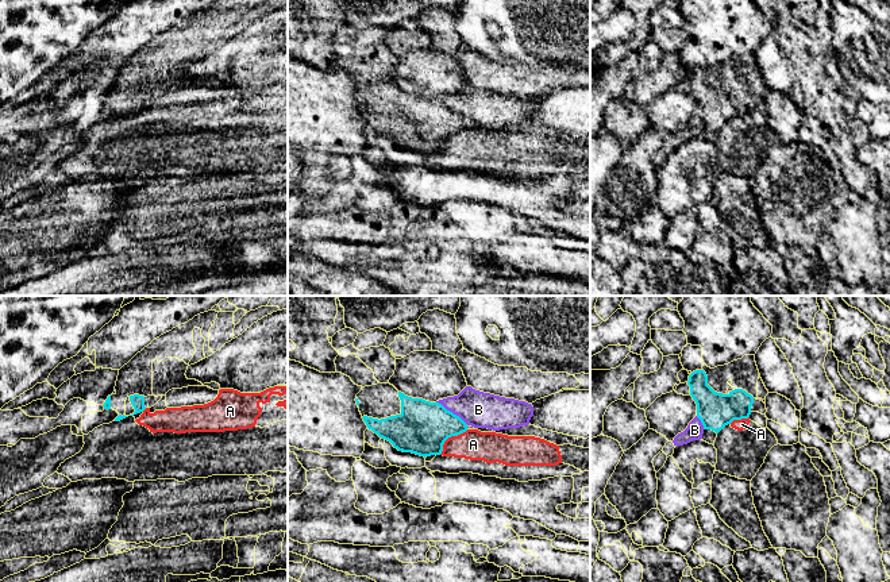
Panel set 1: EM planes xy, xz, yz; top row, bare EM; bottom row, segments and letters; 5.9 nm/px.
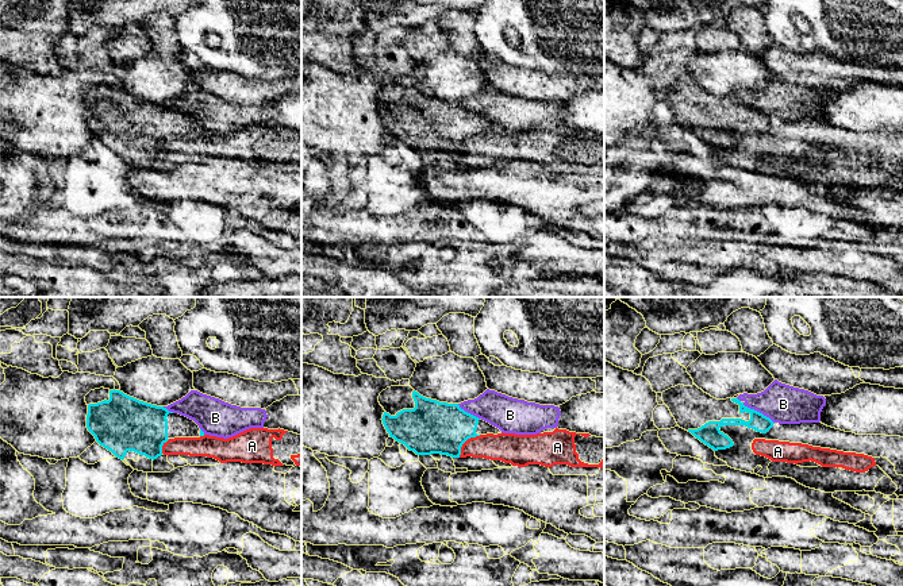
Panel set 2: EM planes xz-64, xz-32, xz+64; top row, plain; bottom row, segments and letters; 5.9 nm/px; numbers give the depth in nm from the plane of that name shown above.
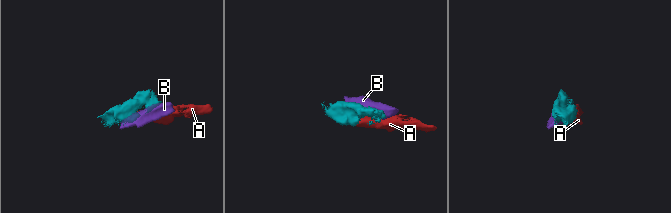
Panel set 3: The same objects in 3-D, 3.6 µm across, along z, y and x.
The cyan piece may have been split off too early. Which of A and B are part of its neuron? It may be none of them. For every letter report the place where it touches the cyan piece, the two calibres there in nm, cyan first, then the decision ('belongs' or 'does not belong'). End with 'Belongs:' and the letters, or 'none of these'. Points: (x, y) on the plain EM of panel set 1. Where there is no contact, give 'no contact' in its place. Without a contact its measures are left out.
A: contact xz (450, 134); calibres 320 and 180 nm; does not belong
B: contact xz (451, 110); calibres 320 and 220 nm; does not belong
Belongs: none of these

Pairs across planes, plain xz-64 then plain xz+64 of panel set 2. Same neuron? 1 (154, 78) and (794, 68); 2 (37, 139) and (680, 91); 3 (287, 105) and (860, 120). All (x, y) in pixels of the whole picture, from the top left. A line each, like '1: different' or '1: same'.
1: different
2: different
3: same

